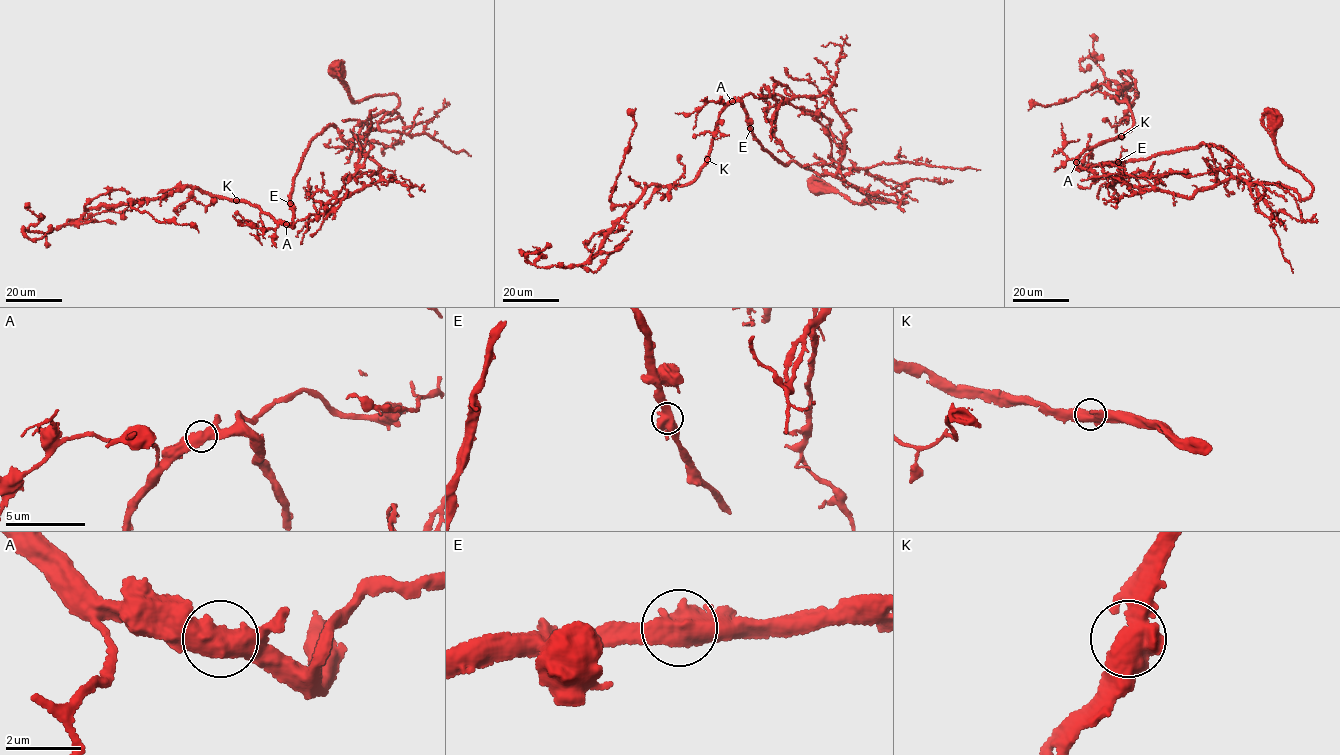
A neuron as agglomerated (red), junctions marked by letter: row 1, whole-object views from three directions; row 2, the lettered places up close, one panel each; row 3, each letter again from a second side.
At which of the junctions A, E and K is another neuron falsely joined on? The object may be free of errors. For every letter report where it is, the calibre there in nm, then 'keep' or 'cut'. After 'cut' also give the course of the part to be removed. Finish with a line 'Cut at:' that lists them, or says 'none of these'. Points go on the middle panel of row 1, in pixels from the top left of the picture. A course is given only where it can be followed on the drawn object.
A: (732, 101) | 650 nm | keep
E: (750, 128) | 650 nm | keep
K: (707, 159) | 650 nm | keep
Cut at: none of these

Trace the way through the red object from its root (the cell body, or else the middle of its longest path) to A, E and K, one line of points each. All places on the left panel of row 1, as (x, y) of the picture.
A: (337, 69), (354, 101), (393, 93), (398, 105), (349, 140), (331, 125), (313, 136), (286, 224)
E: (337, 69), (354, 101), (393, 93), (398, 105), (349, 140), (331, 125), (313, 136), (290, 203)
K: (337, 69), (354, 101), (393, 93), (397, 106), (349, 140), (331, 125), (313, 136), (292, 227), (237, 200)

